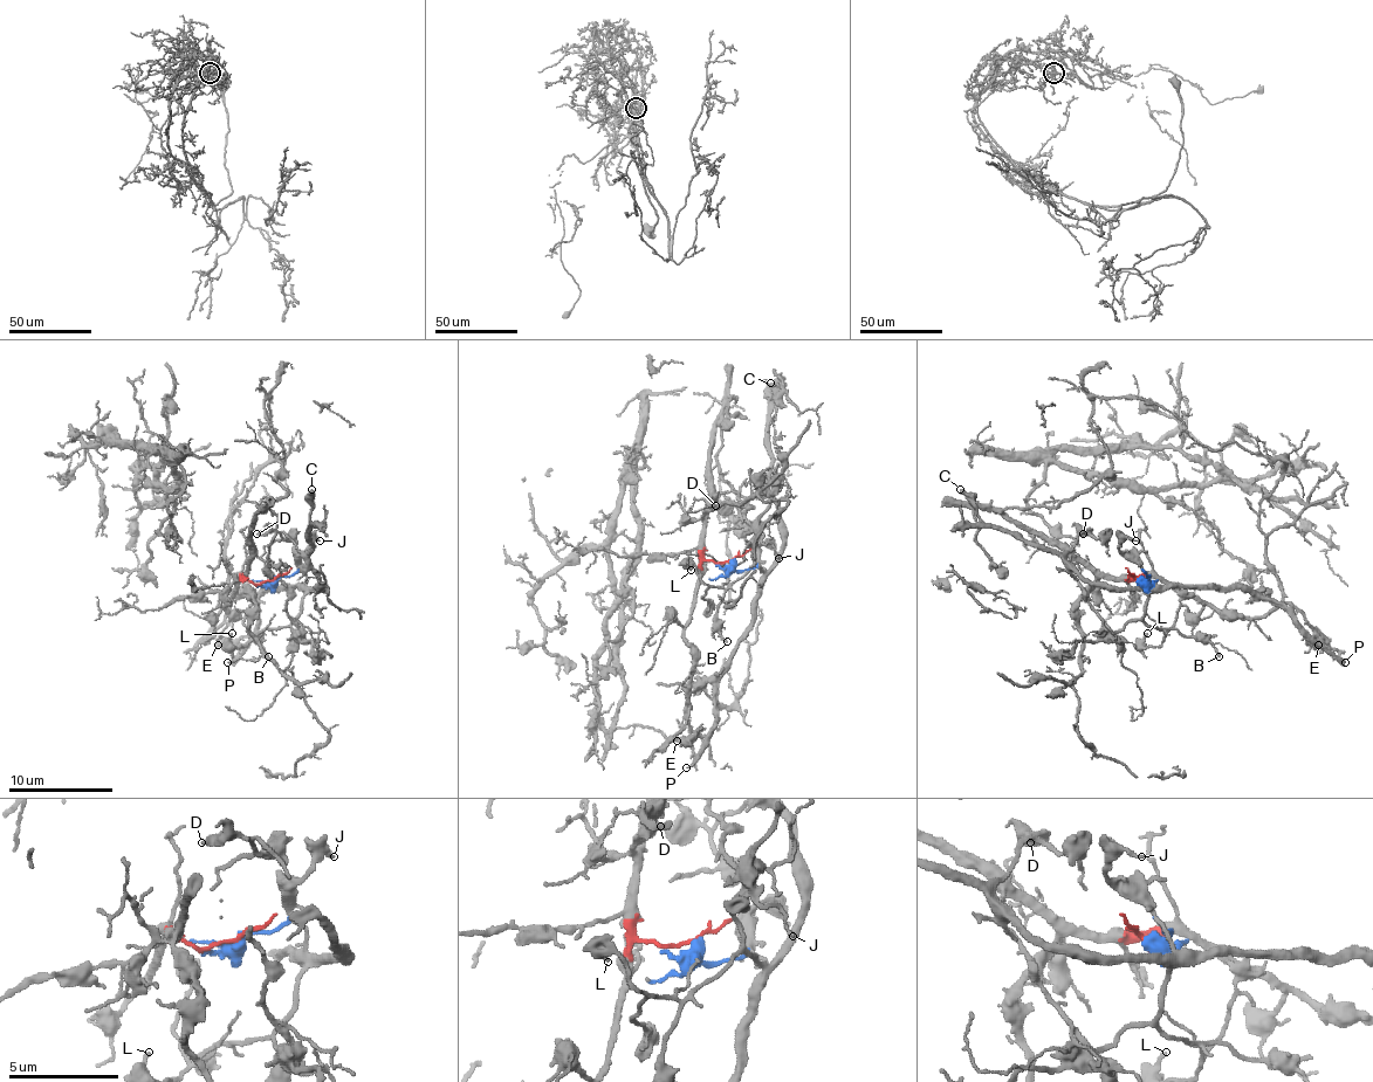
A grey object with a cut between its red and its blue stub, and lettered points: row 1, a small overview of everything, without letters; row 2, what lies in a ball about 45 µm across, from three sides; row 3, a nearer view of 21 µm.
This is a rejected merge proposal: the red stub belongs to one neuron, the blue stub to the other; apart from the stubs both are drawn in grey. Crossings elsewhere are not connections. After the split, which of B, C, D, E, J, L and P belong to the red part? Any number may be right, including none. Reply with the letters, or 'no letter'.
no letter

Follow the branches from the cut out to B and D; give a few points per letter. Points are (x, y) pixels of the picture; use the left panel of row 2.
B: (272, 580), (297, 572), (306, 574), (303, 608), (285, 627), (266, 627), (259, 635), (259, 642), (269, 656)
D: (272, 580), (303, 572), (306, 585), (324, 588), (321, 578), (282, 533), (255, 533)

